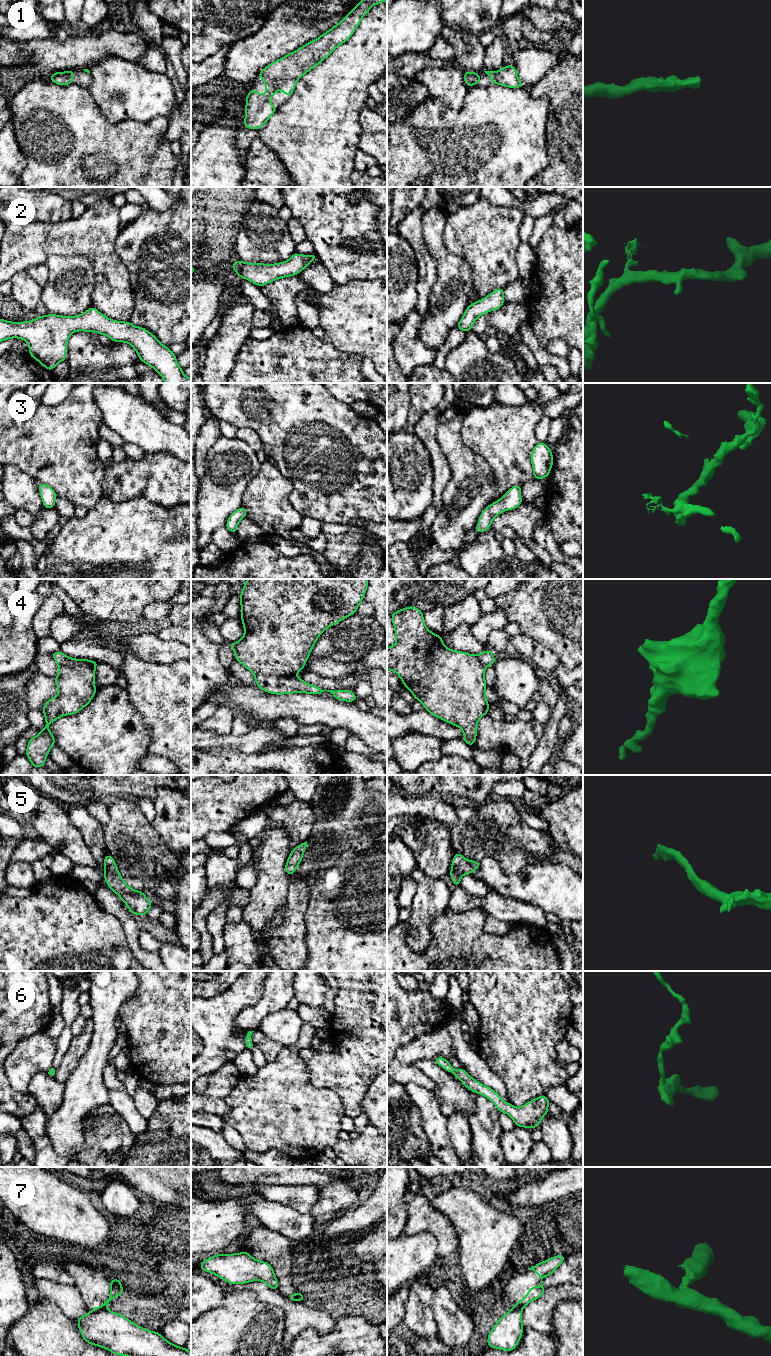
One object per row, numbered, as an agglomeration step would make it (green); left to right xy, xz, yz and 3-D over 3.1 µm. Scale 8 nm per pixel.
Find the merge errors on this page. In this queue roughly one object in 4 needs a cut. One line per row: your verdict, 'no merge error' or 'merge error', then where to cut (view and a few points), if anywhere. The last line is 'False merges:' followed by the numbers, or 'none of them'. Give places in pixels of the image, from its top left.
1: no merge error | no cut
2: no merge error | no cut
3: no merge error | no cut
4: merge error | xz (254, 673), (294, 675)
5: no merge error | no cut
6: no merge error | no cut
7: merge error | xy (106, 1308), (91, 1312)
False merges: 4, 7

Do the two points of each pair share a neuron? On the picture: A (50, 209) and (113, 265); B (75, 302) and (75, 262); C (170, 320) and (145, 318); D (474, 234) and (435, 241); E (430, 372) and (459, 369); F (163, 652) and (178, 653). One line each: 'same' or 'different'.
A: different
B: same
C: same
D: different
E: different
F: same

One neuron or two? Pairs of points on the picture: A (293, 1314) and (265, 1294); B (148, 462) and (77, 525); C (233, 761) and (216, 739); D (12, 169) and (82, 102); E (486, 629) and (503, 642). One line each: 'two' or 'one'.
A: one
B: two
C: two
D: two
E: two

